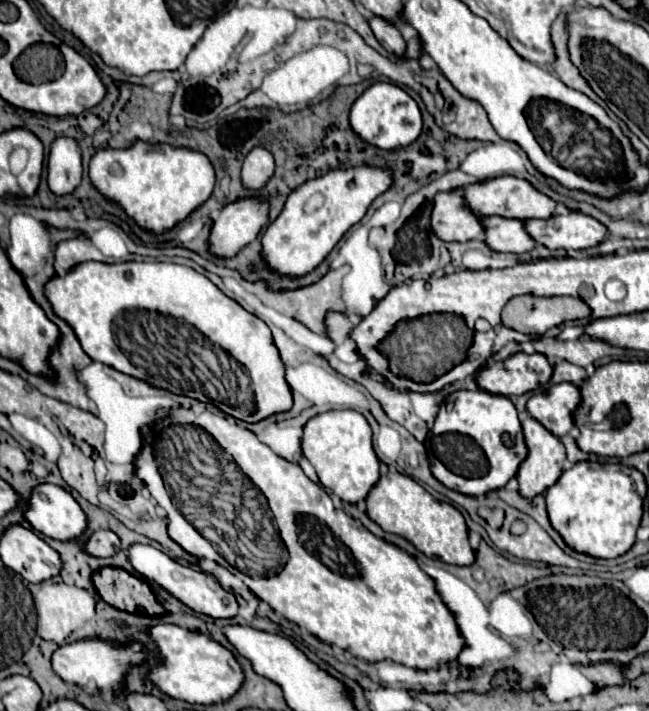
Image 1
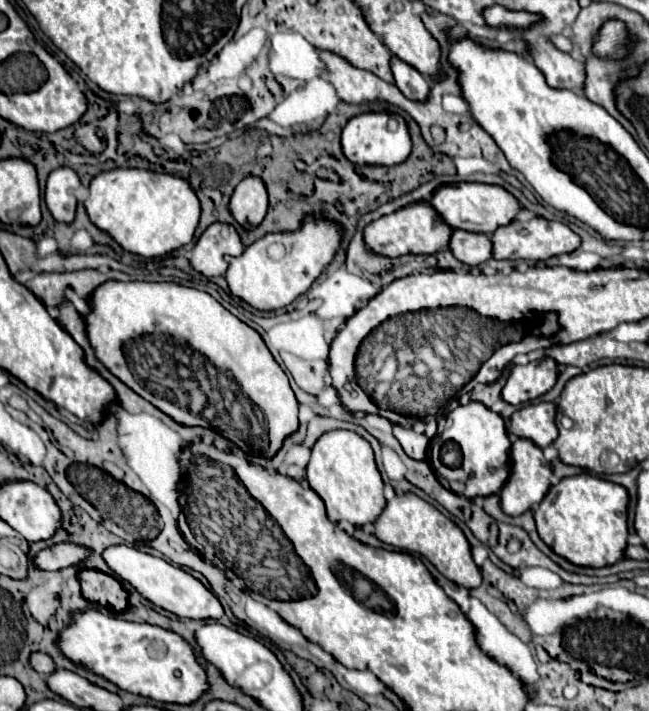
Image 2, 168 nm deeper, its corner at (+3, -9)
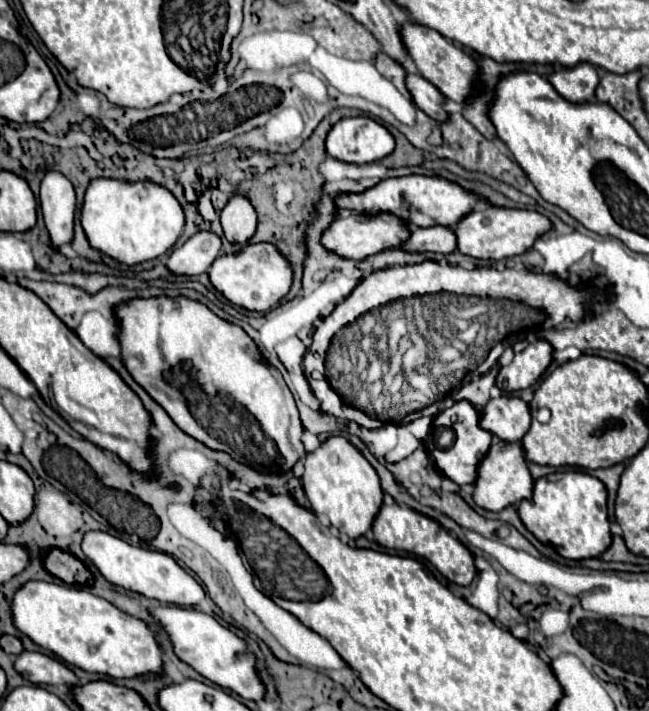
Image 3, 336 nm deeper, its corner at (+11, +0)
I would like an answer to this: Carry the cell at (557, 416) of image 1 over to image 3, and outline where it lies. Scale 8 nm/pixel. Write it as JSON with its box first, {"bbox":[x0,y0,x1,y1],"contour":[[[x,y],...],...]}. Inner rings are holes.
{"bbox":[479,394,529,442],"contour":[[[503,394],[499,398],[491,398],[481,408],[479,426],[505,442],[519,442],[521,436],[525,436],[525,432],[529,430],[529,424],[529,404],[517,396]]]}

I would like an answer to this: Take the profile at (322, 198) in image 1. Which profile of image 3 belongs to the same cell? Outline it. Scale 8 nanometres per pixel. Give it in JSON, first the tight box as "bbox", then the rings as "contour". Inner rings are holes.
{"bbox":[207,244,293,312],"contour":[[[247,244],[239,254],[221,254],[207,270],[209,280],[231,304],[251,312],[273,308],[291,288],[293,272],[289,262],[273,248],[273,244]]]}

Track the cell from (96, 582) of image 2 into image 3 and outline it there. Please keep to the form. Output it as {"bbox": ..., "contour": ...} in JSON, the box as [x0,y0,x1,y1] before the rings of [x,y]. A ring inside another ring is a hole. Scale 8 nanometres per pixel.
{"bbox":[43,548,91,584],"contour":[[[51,548],[45,556],[43,556],[43,568],[55,576],[61,578],[67,584],[91,584],[91,572],[87,570],[87,566],[77,560],[75,556],[71,556],[69,552],[63,552],[59,548]]]}

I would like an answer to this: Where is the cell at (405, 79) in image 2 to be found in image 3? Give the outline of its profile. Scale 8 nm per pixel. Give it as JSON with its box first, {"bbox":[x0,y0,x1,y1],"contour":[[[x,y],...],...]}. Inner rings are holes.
{"bbox":[407,74,449,124],"contour":[[[407,74],[407,88],[413,94],[415,104],[425,114],[429,114],[431,118],[435,118],[441,124],[449,120],[449,114],[443,110],[445,96],[429,80],[425,80],[423,76],[417,76],[417,74]]]}

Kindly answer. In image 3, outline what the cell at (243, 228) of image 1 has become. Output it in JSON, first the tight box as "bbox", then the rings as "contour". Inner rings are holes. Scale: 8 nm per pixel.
{"bbox":[167,232,221,276],"contour":[[[197,232],[181,248],[173,250],[167,270],[177,276],[203,274],[221,252],[221,240],[213,232]]]}

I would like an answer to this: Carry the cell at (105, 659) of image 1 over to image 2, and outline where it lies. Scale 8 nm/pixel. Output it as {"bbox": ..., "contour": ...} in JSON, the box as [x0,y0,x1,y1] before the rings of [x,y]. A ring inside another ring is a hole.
{"bbox":[31,653,57,677],"contour":[[[33,653],[33,655],[31,655],[31,665],[33,665],[33,669],[35,669],[37,673],[41,673],[41,675],[45,675],[45,677],[49,677],[51,673],[57,671],[57,665],[55,665],[53,659],[51,659],[49,655],[45,655],[45,653]]]}

